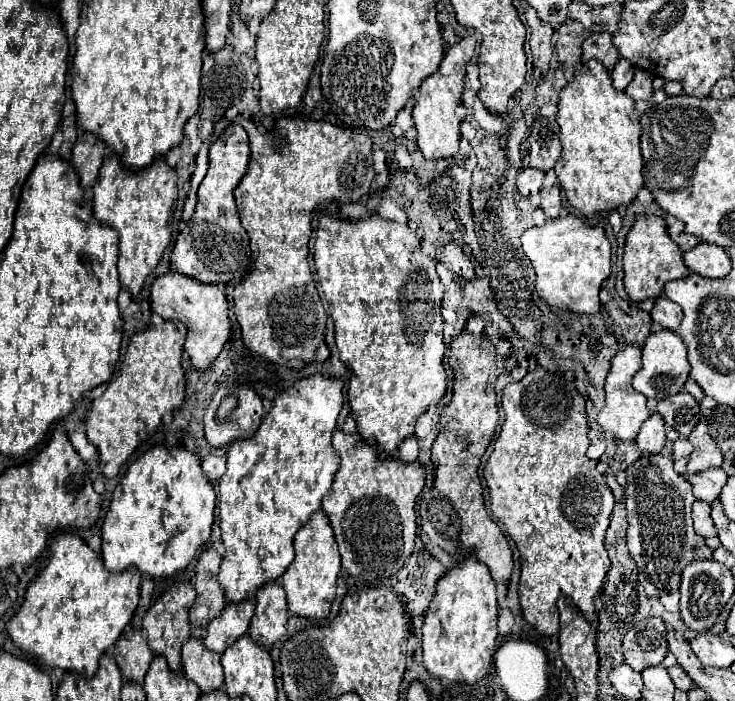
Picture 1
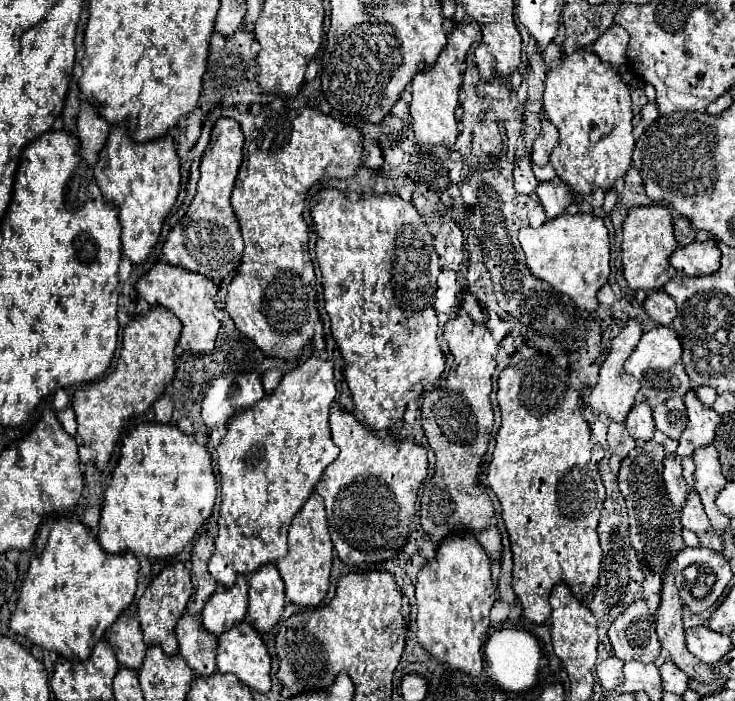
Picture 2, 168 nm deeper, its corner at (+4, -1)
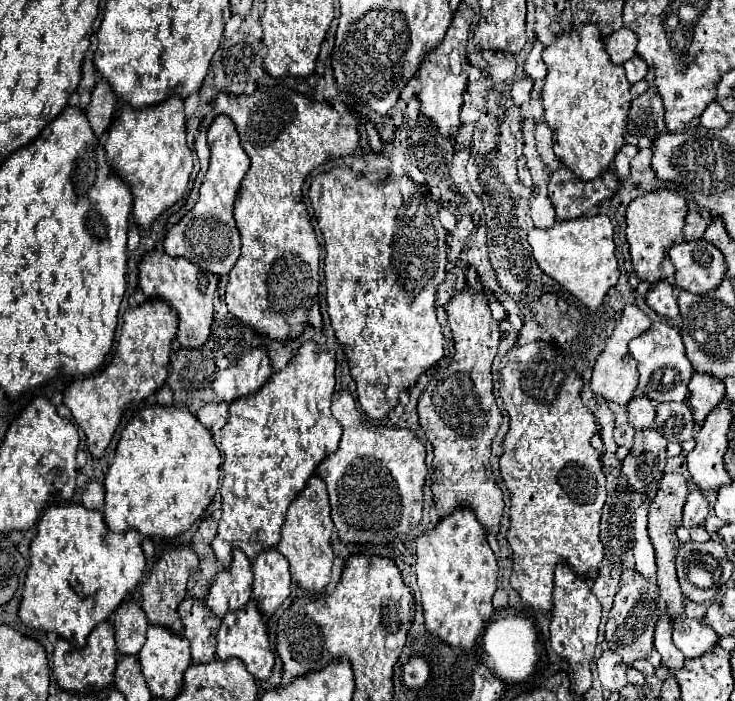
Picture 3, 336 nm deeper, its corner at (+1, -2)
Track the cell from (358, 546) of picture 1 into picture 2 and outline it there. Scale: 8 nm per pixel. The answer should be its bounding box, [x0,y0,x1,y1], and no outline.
[316,408,428,572]

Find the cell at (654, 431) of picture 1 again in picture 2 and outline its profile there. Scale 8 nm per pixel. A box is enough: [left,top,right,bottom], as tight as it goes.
[626,402,656,442]

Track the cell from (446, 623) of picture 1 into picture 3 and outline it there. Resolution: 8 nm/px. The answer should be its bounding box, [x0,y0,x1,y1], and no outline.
[415,509,497,649]

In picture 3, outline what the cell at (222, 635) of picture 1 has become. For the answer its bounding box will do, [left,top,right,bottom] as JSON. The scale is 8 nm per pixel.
[205,549,253,617]

